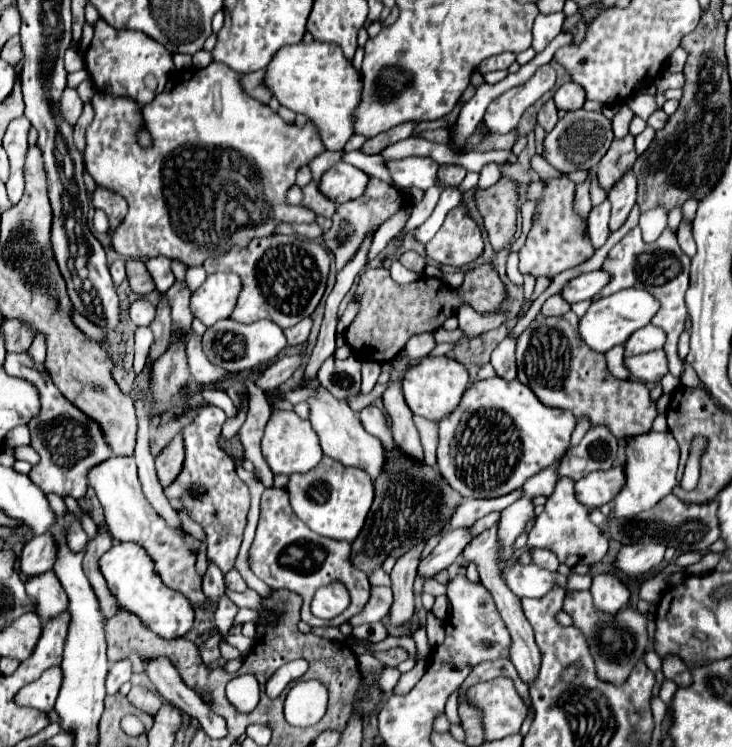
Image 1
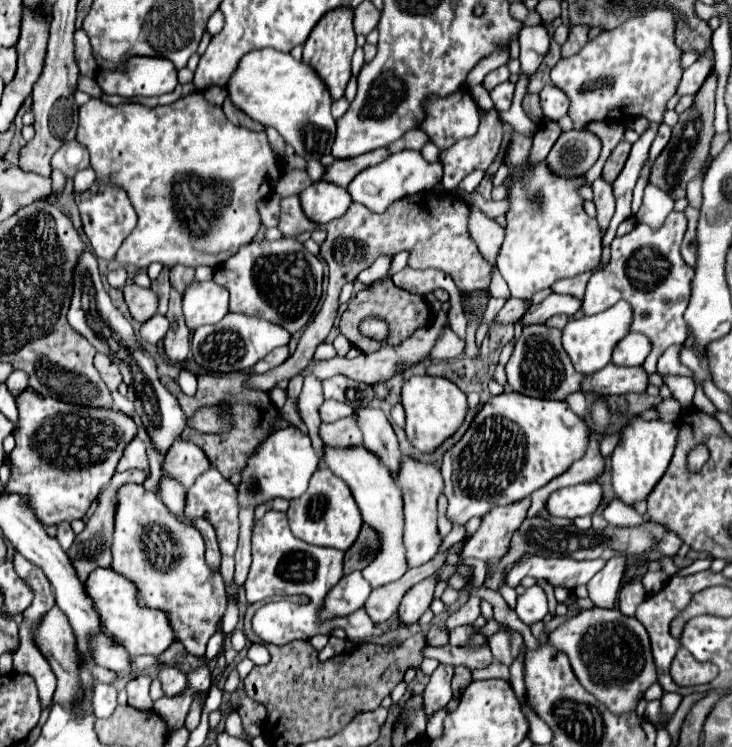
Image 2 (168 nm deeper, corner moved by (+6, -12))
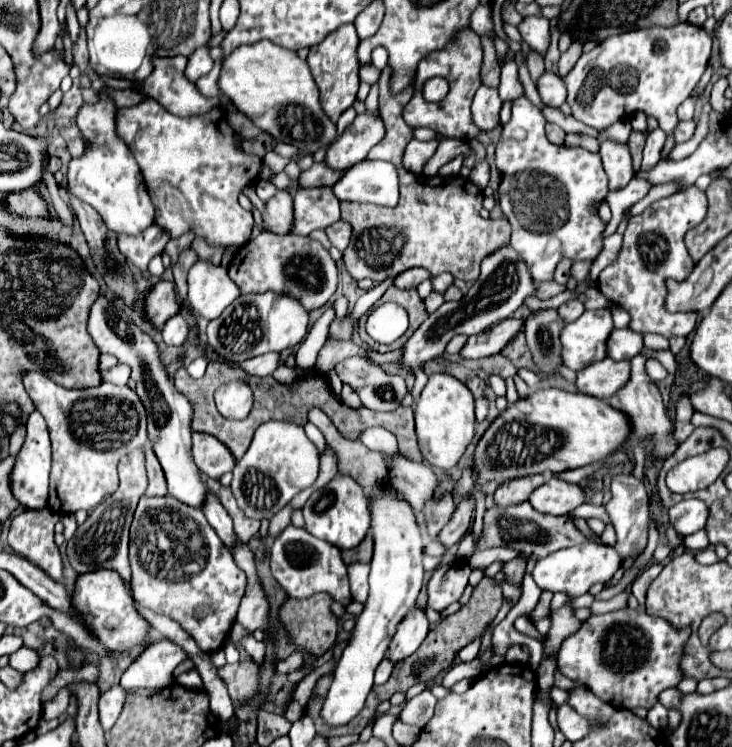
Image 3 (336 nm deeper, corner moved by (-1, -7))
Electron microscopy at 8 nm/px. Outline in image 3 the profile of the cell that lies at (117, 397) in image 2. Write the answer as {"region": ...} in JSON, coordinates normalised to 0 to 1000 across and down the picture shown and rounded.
{"region":[[[161,486],[158,491],[153,491],[148,497],[139,497],[139,507],[142,510],[150,510],[156,515],[172,515],[172,510],[178,507],[178,491]]]}

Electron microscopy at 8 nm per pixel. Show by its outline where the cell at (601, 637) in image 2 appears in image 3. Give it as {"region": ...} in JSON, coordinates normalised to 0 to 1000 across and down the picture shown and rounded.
{"region":[[[842,815],[811,823],[795,834],[790,847],[776,850],[762,869],[762,896],[781,912],[801,917],[811,930],[836,946],[888,949],[899,928],[932,912],[926,893],[932,863],[943,839],[921,842],[915,834],[869,815]]]}

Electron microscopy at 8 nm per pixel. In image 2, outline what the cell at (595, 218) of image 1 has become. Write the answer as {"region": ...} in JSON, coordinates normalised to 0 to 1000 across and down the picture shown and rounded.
{"region":[[[816,238],[810,244],[810,257],[813,257],[813,276],[816,276],[816,295],[818,303],[827,308],[837,284],[840,284],[840,262],[837,262],[837,249],[827,244],[824,238]]]}

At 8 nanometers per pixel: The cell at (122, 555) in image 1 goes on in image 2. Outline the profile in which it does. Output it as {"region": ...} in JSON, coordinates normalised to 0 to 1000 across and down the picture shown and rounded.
{"region":[[[152,760],[127,763],[116,779],[116,793],[119,798],[124,798],[127,811],[135,822],[138,843],[152,857],[165,862],[179,878],[187,878],[187,876],[214,878],[223,870],[228,870],[239,857],[239,849],[234,846],[234,835],[228,835],[228,822],[217,817],[193,814],[187,806],[182,782],[176,776],[168,776],[168,771],[163,771],[157,763]]]}

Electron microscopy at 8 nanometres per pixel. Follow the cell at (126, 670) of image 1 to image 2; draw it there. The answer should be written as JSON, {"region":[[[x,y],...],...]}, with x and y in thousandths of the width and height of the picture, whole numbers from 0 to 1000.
{"region":[[[130,916],[124,945],[133,961],[149,961],[160,948],[160,924],[152,916]]]}

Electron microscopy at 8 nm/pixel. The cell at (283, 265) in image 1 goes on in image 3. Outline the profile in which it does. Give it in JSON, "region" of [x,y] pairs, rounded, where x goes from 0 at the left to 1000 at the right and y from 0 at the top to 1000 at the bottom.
{"region":[[[358,309],[350,320],[342,320],[320,339],[311,368],[331,392],[374,390],[380,395],[396,395],[407,400],[421,416],[445,408],[462,379],[459,352],[434,323],[413,315],[402,317],[402,312],[374,315],[372,309]]]}

